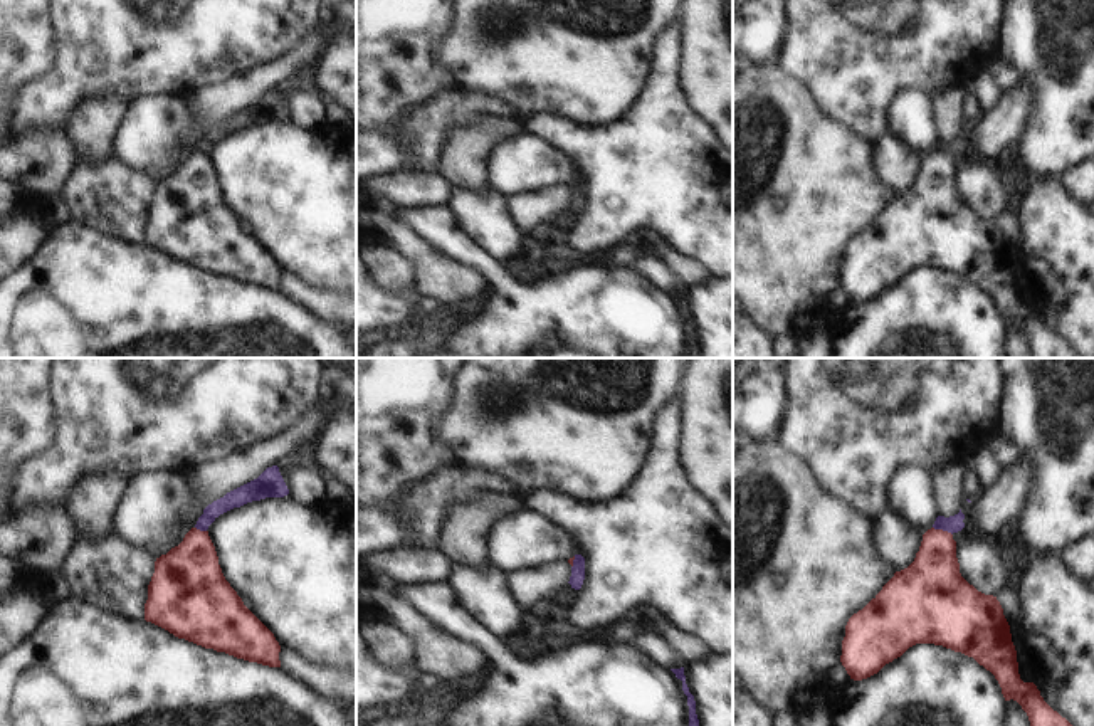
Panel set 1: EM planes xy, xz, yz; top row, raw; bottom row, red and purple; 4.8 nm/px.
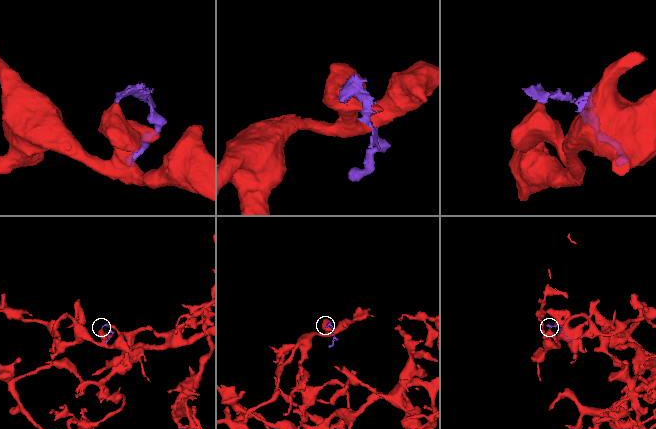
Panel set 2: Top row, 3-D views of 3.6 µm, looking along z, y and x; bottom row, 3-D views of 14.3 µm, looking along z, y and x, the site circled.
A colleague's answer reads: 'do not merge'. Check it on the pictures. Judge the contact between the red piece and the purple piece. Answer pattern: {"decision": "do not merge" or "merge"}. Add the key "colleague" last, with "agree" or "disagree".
{"decision": "do not merge", "colleague": "agree"}

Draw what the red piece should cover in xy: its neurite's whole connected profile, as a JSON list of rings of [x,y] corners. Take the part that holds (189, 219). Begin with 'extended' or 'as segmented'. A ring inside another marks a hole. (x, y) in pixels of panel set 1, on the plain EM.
as segmented; [[[192,151],[178,170],[156,182],[155,197],[148,208],[145,244],[205,272],[281,291],[279,266],[225,203],[208,155]]]

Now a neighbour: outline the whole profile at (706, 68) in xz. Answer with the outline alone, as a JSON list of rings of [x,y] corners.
[[[684,0],[679,25],[682,30],[679,86],[687,106],[733,151],[733,0]]]

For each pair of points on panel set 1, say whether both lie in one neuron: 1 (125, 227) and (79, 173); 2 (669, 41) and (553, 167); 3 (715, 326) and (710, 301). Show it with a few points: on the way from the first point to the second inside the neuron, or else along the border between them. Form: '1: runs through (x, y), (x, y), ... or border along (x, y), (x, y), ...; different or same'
1: runs through (120, 214), (93, 187); same
2: border along (531, 133), (558, 147), (575, 167), (578, 177); different
3: runs through (715, 320), (715, 308); same

